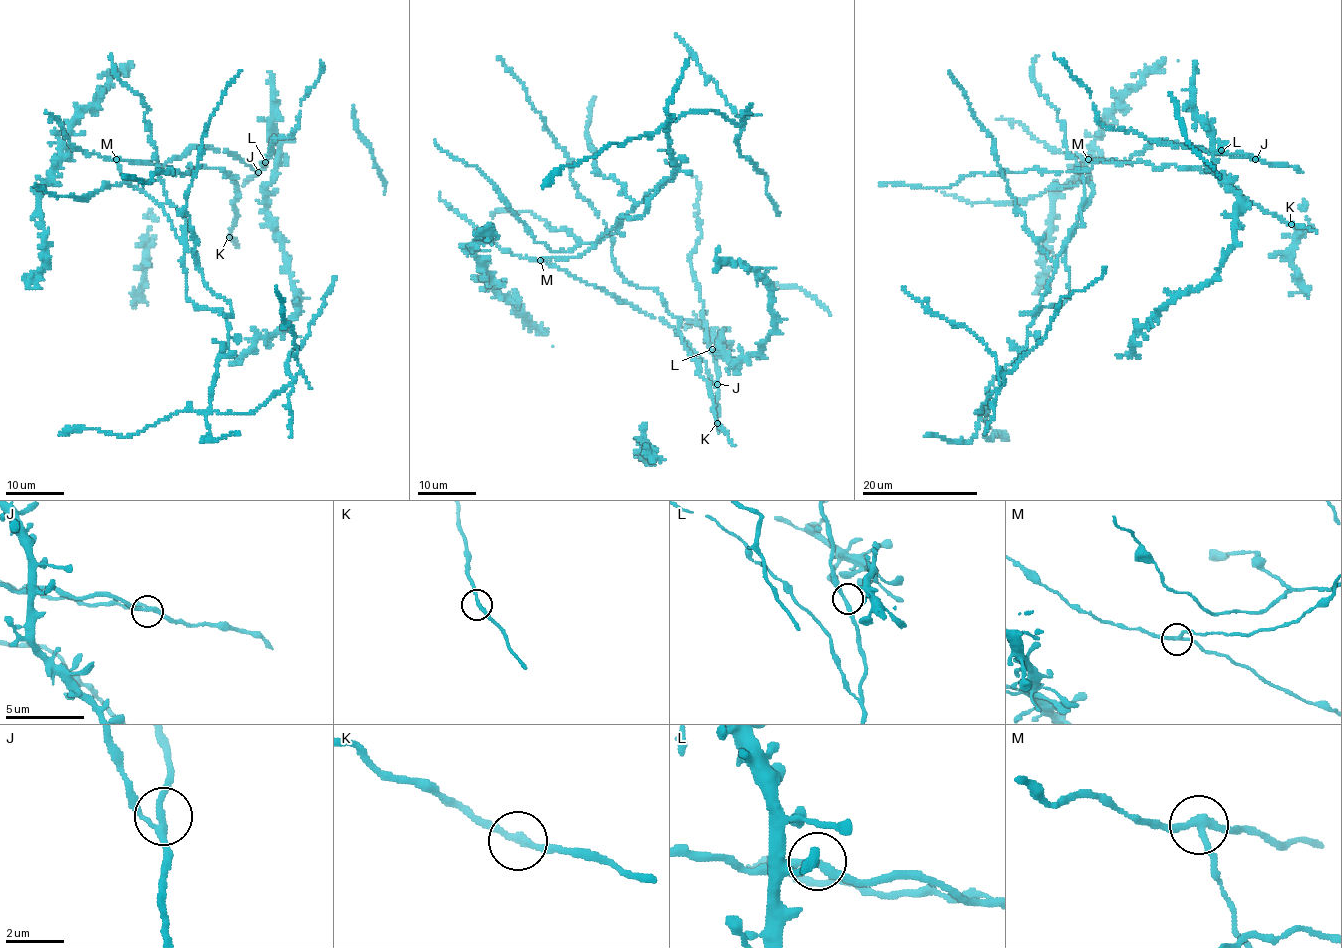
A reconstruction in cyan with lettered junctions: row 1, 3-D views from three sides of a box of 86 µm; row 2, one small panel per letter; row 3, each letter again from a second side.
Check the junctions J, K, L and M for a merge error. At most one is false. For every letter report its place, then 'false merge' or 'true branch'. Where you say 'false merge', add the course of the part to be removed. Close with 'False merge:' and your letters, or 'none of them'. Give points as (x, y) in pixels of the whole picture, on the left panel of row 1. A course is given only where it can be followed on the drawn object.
J: place (258, 172); true branch
K: place (229, 237); true branch
L: place (265, 162); true branch
M: place (116, 159); false merge; course (116, 159), (185, 247), (187, 298), (225, 315), (208, 409), (254, 411), (293, 380), (287, 357), (334, 276)
False merge: M

